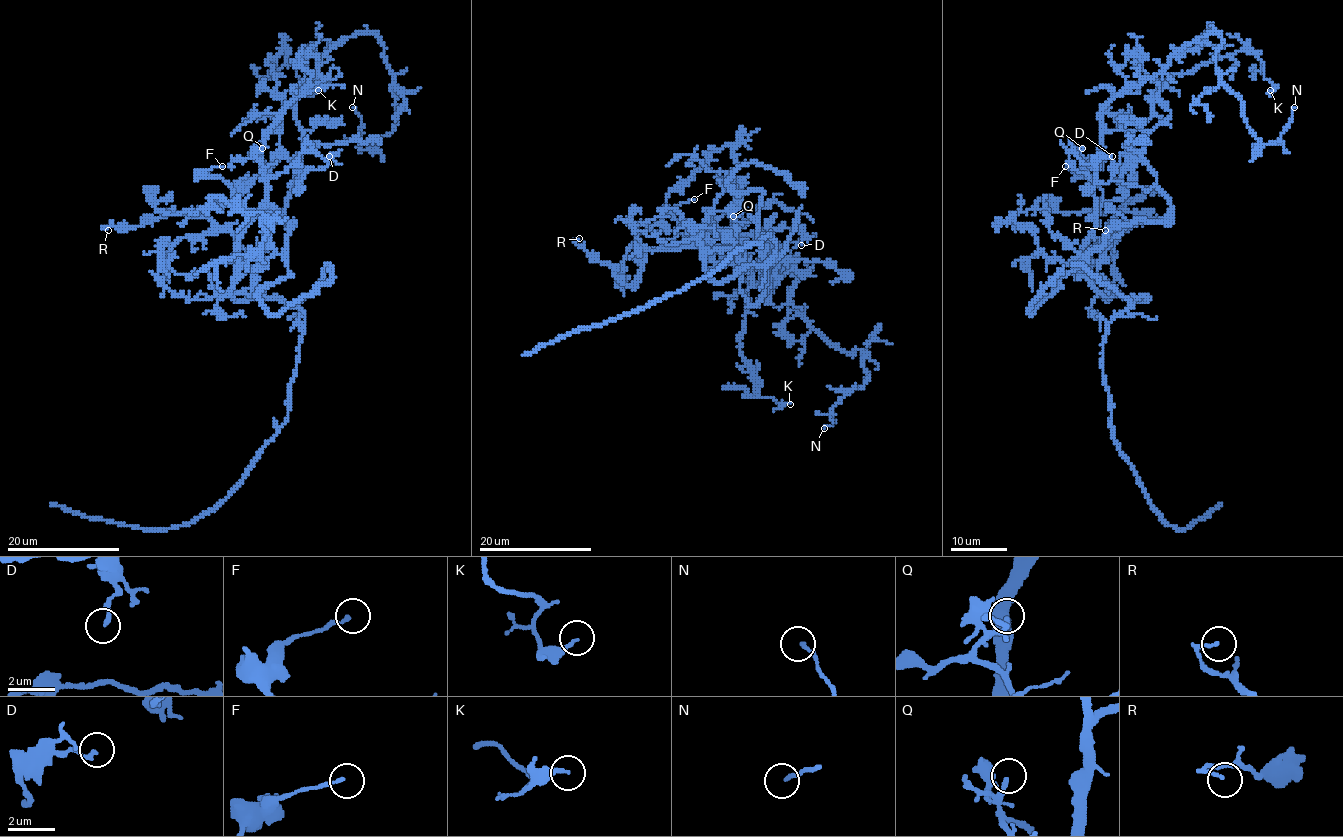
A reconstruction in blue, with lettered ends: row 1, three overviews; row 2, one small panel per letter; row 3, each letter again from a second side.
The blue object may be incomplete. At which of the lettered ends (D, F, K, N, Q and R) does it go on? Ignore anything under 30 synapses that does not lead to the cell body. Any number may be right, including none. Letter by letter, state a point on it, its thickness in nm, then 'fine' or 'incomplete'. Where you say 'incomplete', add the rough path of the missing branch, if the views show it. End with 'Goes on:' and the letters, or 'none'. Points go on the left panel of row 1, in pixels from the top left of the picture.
D: (329, 156) | 180 nm | fine
F: (222, 166) | 140 nm | fine
K: (318, 90) | 220 nm | fine
N: (352, 107) | 150 nm | fine
Q: (262, 148) | 180 nm | fine
R: (108, 230) | 130 nm | fine
Goes on: none

